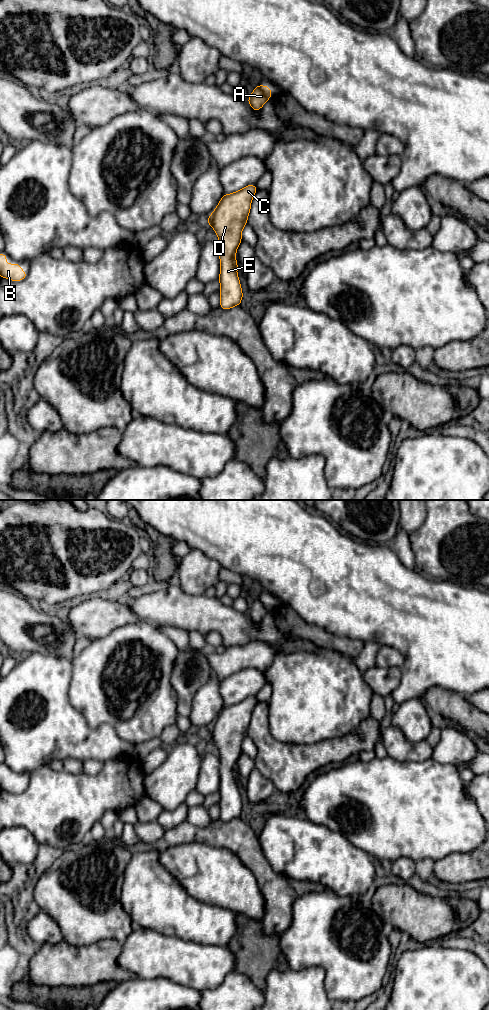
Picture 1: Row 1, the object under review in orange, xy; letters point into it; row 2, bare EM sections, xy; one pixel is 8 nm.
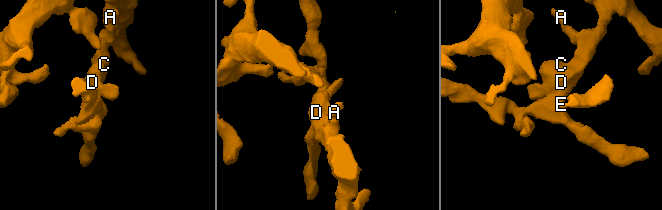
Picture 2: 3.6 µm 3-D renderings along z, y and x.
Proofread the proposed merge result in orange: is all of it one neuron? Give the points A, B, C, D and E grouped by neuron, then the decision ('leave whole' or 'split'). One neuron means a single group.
A B C D E | leave whole

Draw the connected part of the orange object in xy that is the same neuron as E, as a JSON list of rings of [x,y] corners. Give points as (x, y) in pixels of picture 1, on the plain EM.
[[[250,696],[236,704],[224,706],[206,732],[219,752],[219,819],[224,822],[241,817],[244,807],[237,786],[236,764],[242,754],[242,742],[247,737],[251,714],[257,702],[254,696]]]

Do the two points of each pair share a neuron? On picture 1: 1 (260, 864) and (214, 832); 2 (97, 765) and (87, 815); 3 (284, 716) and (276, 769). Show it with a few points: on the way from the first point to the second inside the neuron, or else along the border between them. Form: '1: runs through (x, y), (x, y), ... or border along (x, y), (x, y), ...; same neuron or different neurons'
1: runs through (249, 853), (231, 835), (225, 834); same neuron
2: border along (104, 762), (97, 773), (84, 772); different neurons
3: border along (268, 721), (268, 729), (277, 740), (303, 744); different neurons

